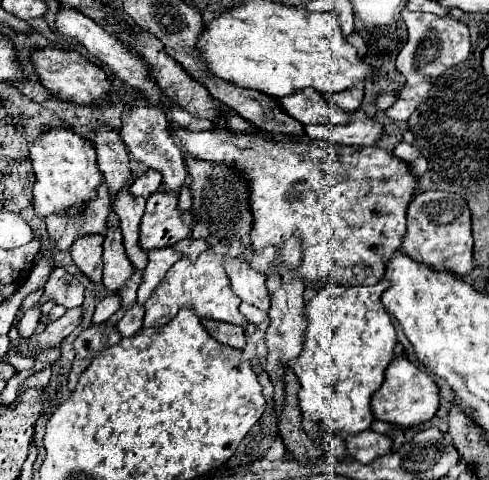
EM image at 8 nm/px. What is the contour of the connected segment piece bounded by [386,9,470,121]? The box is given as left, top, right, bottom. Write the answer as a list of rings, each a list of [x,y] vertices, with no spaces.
[[[402,9],[402,19],[408,27],[408,43],[402,47],[396,59],[396,69],[406,77],[404,89],[400,89],[398,101],[386,111],[386,117],[392,121],[406,121],[416,105],[426,101],[432,81],[442,75],[446,69],[466,61],[470,55],[470,33],[468,27],[456,21],[452,15],[436,17],[432,13],[412,13]]]

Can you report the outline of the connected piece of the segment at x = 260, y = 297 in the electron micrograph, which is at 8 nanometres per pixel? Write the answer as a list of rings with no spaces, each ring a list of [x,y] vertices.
[[[226,241],[228,253],[224,255],[224,269],[226,275],[230,277],[230,287],[232,291],[246,303],[268,311],[270,309],[270,297],[266,289],[266,277],[252,269],[248,261],[242,257],[244,243],[242,241]]]

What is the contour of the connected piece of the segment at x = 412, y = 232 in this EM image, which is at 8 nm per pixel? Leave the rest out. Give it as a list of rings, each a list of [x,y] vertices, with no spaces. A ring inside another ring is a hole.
[[[448,191],[416,193],[408,205],[406,233],[402,237],[400,253],[412,257],[418,263],[426,263],[434,271],[448,271],[456,277],[466,275],[472,269],[472,231],[470,211],[462,197]]]

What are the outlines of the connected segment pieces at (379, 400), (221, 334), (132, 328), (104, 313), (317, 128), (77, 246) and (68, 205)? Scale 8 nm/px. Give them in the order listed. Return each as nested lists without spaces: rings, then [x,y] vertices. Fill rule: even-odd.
[[[396,357],[386,373],[382,387],[372,395],[372,413],[376,419],[398,425],[398,427],[414,427],[434,417],[438,411],[438,387],[432,381],[430,375],[426,375],[422,369],[416,369],[414,363],[410,363],[406,357]]]
[[[202,319],[202,325],[222,345],[230,345],[230,347],[236,347],[236,349],[244,349],[246,339],[244,339],[244,329],[240,325],[222,323],[222,321],[210,321],[210,319]]]
[[[134,303],[132,307],[128,307],[126,315],[118,321],[118,331],[122,337],[132,337],[134,333],[138,333],[142,329],[142,319],[144,319],[144,307]]]
[[[110,293],[110,295],[106,295],[106,297],[96,305],[96,311],[94,311],[92,321],[94,321],[94,323],[104,323],[104,321],[108,321],[120,307],[122,307],[120,295],[118,295],[118,293]]]
[[[356,109],[352,111],[354,117],[350,117],[350,125],[304,125],[304,133],[310,139],[330,141],[330,143],[342,143],[342,145],[374,145],[382,135],[382,125],[366,117],[364,111]]]
[[[102,235],[78,237],[70,247],[70,255],[88,279],[102,281]]]
[[[50,127],[30,143],[30,161],[34,169],[34,209],[44,219],[50,213],[80,209],[96,197],[96,187],[102,183],[102,173],[96,163],[96,151],[90,141],[72,129]]]

